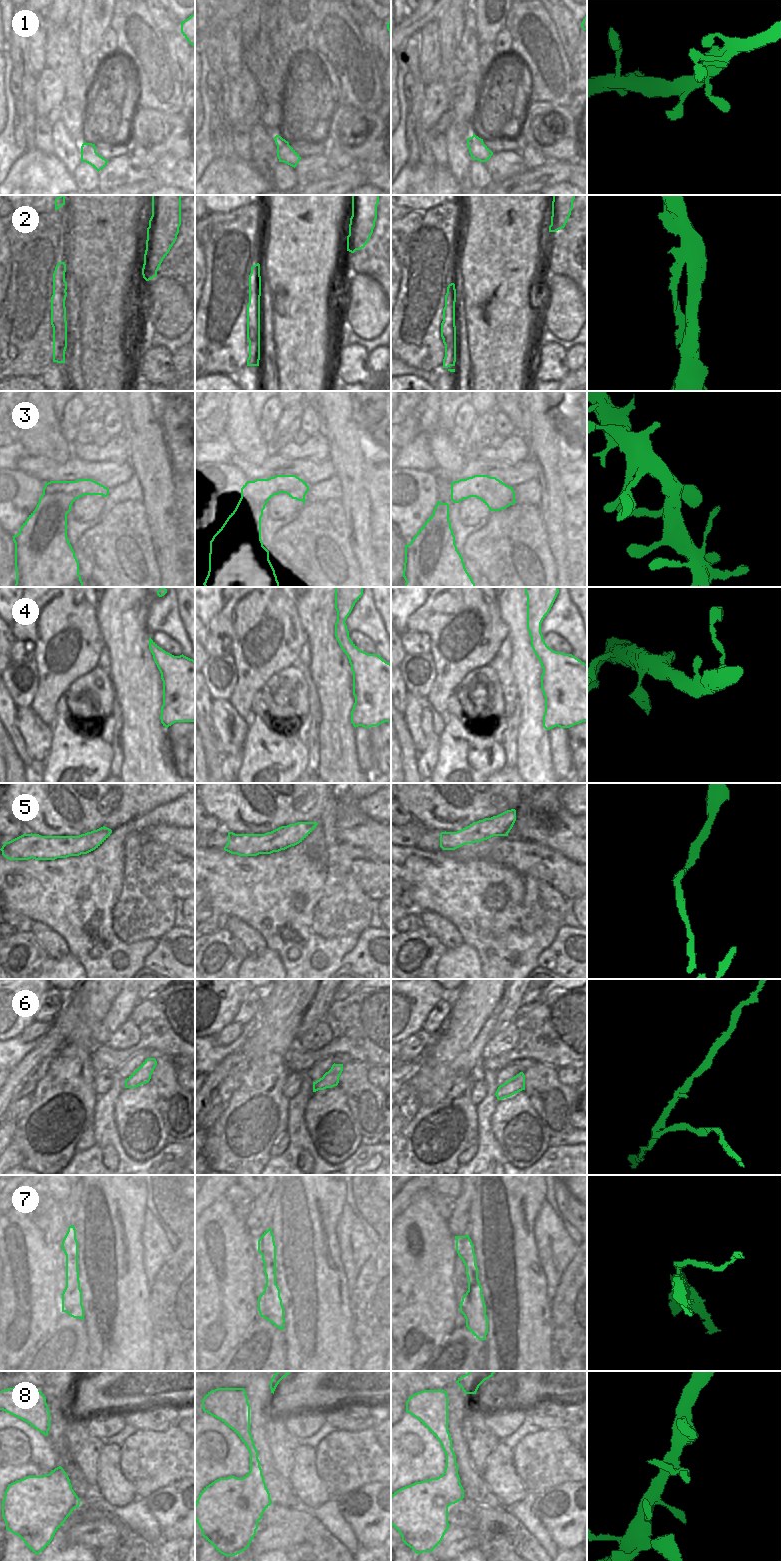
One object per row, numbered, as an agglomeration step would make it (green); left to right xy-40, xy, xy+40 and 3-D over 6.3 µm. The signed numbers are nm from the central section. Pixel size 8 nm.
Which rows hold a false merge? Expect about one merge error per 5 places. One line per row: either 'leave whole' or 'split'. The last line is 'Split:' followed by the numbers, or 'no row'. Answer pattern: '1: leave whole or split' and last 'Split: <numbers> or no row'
1: leave whole
2: leave whole
3: leave whole
4: leave whole
5: leave whole
6: leave whole
7: split
8: leave whole
Split: 7

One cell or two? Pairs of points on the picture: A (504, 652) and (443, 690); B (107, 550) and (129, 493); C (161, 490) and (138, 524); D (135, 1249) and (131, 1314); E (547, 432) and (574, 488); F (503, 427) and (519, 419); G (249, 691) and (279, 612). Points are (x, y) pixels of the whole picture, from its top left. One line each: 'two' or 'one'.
A: two
B: two
C: two
D: one
E: two
F: two
G: one

